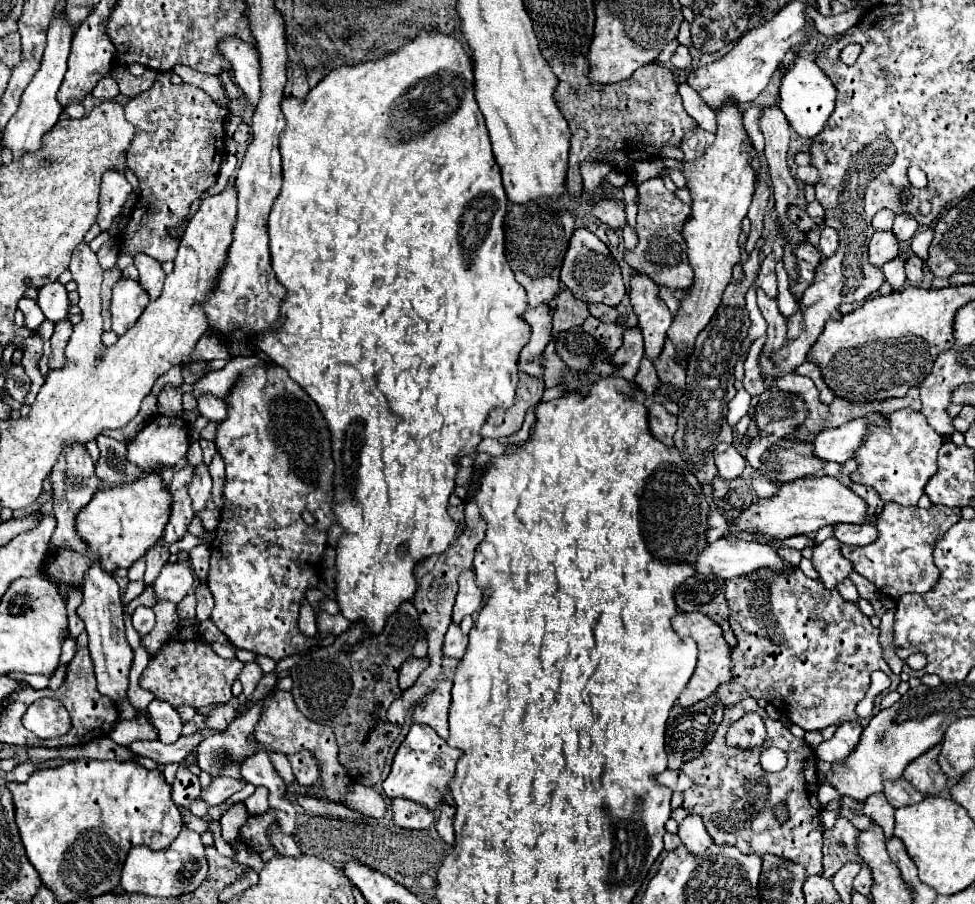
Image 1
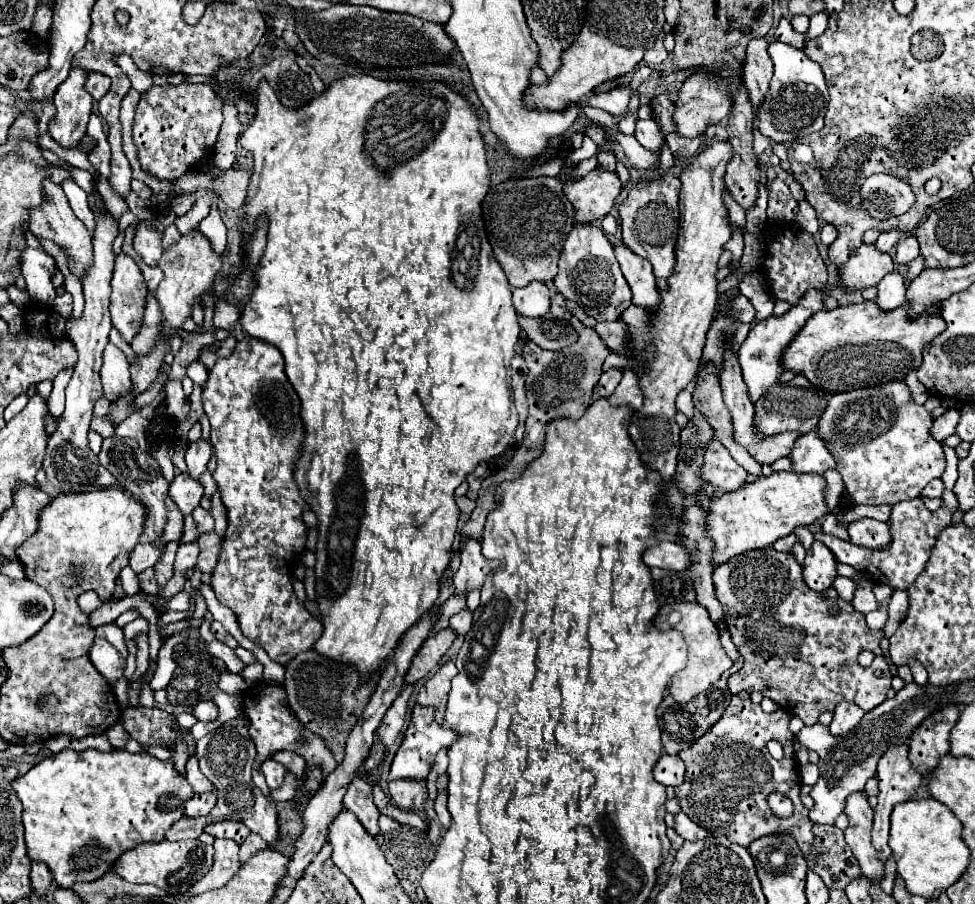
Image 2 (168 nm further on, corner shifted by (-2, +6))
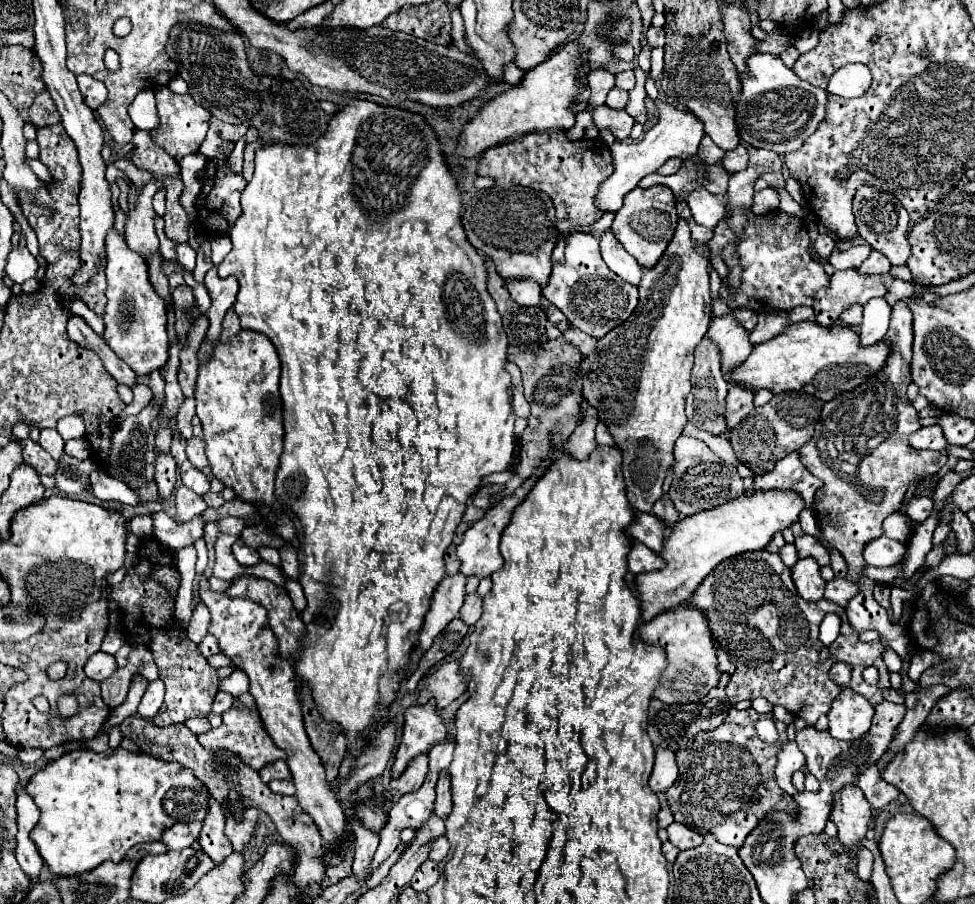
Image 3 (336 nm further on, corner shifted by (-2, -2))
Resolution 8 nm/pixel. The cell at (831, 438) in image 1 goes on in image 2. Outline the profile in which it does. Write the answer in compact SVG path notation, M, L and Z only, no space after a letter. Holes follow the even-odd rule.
M811 431L807 435L801 435L793 449L791 449L791 461L795 473L825 473L827 469L835 467L835 457L823 443L821 435L817 431Z

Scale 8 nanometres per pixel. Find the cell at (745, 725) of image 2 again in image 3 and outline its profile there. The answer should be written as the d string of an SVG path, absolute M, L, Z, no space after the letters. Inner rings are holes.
M731 709L727 719L715 731L695 735L691 747L677 751L679 779L665 791L669 809L677 823L687 825L701 835L711 833L719 843L741 847L745 837L769 811L797 813L793 799L789 799L775 781L777 751L779 745L787 741L787 725L769 715L779 731L779 741L767 745L755 731L755 723L761 717L763 715L753 709Z

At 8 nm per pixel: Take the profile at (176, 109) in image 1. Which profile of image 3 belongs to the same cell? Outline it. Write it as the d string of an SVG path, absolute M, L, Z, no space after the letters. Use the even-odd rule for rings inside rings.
M161 87L155 93L155 97L157 97L157 111L159 111L161 125L159 125L157 131L151 133L153 141L159 147L163 147L173 159L181 159L181 157L197 151L199 143L205 139L205 133L209 129L211 113L207 109L203 109L201 105L197 105L189 93L187 95L177 95L169 87Z

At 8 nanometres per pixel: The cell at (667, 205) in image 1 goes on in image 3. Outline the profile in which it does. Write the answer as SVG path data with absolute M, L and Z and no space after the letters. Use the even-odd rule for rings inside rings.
M653 185L647 189L635 187L625 195L623 207L615 213L611 231L625 247L625 251L637 259L637 263L651 269L667 249L669 241L673 239L677 221L679 217L675 211L675 195L669 187L665 185Z

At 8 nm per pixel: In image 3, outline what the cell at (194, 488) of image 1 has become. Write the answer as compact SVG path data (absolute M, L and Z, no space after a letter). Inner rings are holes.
M189 437L187 439L187 457L197 469L203 469L209 465L209 461L205 457L205 443L201 437Z

